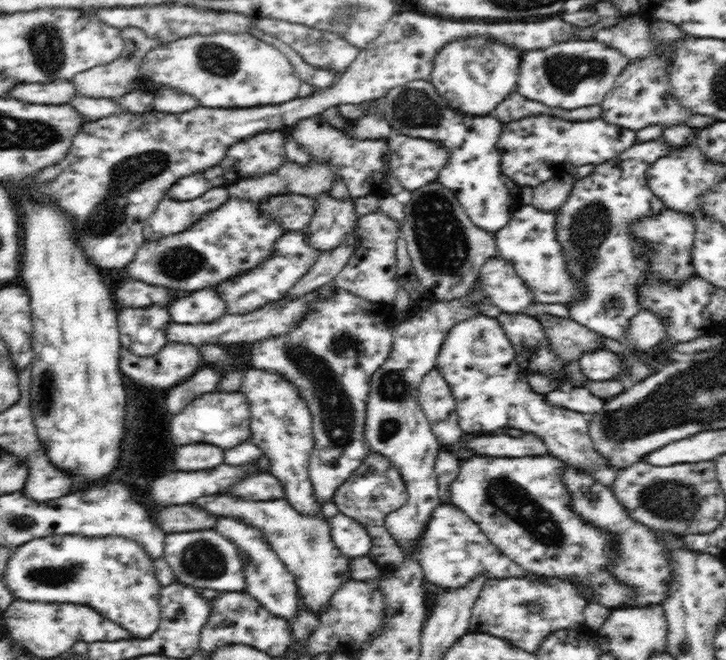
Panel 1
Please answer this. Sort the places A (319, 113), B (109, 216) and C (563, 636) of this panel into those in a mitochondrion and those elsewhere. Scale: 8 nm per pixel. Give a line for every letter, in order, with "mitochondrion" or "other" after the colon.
A: other
B: mitochondrion
C: other

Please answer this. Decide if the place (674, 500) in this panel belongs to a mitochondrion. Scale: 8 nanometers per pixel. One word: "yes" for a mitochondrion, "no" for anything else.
yes

